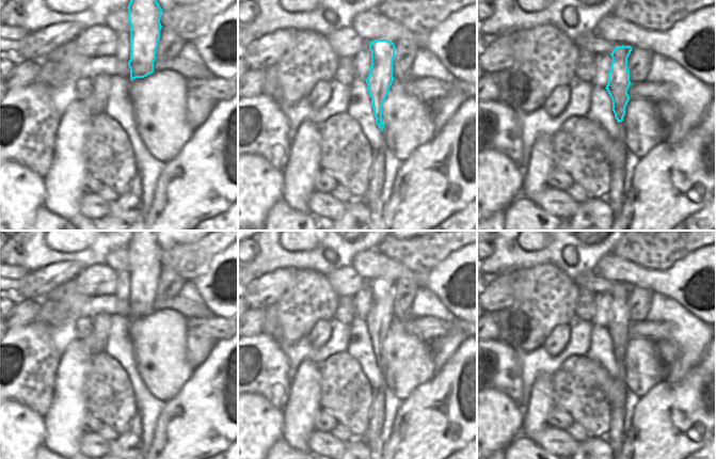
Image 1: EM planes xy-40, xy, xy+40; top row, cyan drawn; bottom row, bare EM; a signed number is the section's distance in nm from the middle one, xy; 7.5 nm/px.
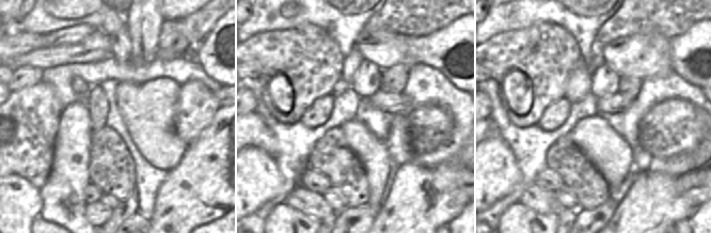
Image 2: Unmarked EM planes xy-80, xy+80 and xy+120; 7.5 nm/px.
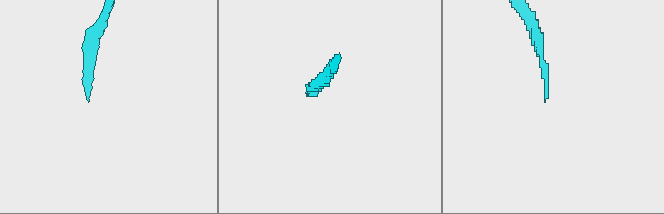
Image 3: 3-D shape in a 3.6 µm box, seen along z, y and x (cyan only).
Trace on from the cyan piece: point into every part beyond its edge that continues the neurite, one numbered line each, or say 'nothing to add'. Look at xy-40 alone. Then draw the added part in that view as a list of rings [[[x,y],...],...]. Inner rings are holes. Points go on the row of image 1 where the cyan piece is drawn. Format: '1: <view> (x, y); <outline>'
nothing to add

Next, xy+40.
nothing to add

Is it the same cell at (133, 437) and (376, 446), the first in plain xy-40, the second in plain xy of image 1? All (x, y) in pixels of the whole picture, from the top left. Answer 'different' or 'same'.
different

